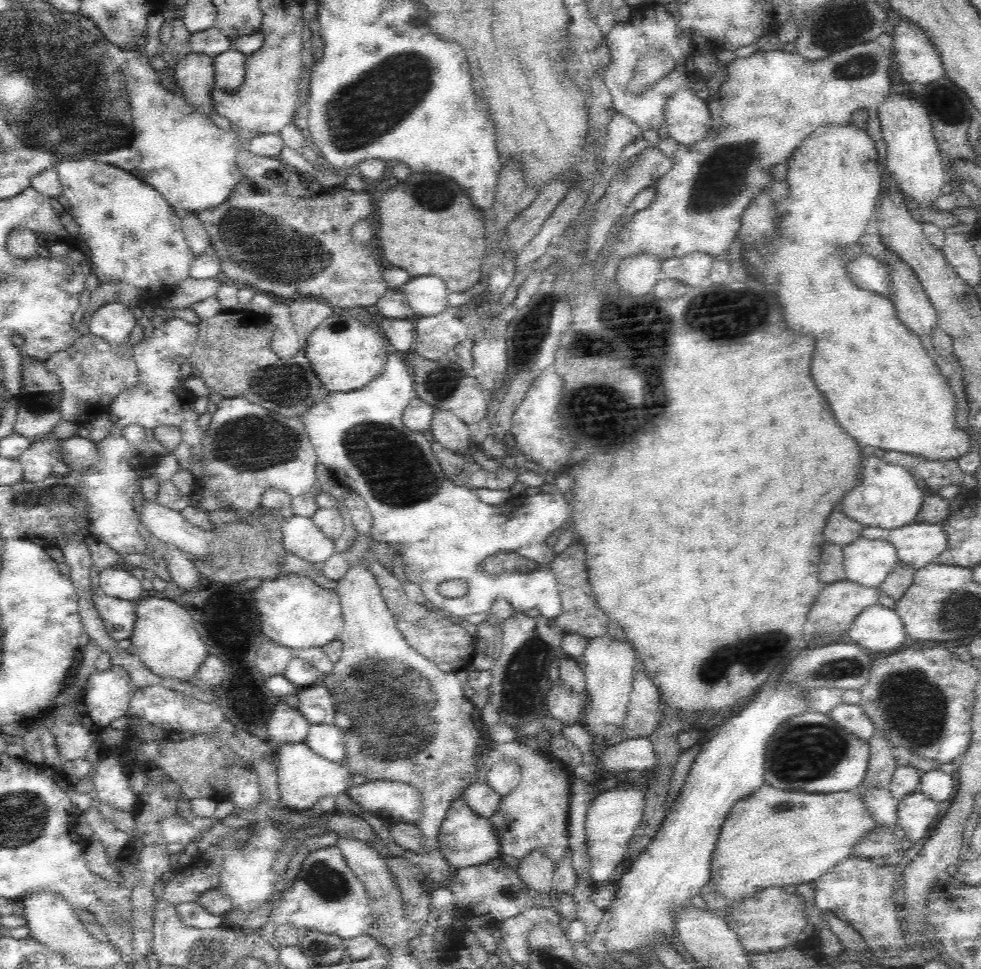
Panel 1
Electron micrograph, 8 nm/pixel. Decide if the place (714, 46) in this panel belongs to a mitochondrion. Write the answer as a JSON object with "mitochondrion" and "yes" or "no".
{"mitochondrion":"no"}

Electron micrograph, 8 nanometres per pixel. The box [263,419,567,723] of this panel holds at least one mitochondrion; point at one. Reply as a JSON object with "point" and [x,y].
{"point":[526,656]}

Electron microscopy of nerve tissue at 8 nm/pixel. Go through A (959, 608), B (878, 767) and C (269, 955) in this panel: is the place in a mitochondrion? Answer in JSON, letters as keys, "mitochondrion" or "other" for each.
{"A":"mitochondrion","B":"other","C":"other"}

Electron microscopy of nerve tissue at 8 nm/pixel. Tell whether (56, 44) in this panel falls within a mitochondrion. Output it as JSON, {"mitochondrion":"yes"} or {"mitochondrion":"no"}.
{"mitochondrion":"yes"}

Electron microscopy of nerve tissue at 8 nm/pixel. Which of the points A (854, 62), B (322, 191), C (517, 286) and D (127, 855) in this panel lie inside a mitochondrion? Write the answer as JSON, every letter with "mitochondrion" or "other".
{"A":"mitochondrion","B":"other","C":"other","D":"mitochondrion"}

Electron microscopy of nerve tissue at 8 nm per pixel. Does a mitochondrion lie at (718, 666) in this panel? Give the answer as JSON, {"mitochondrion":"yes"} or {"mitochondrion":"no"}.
{"mitochondrion":"yes"}

